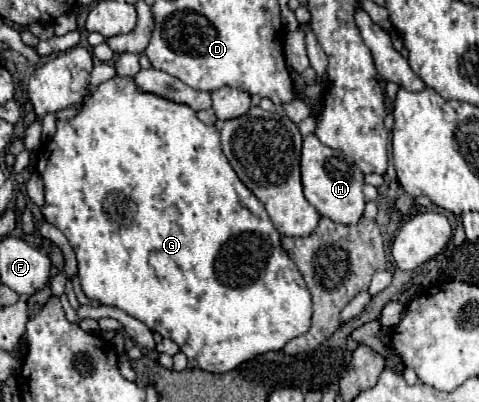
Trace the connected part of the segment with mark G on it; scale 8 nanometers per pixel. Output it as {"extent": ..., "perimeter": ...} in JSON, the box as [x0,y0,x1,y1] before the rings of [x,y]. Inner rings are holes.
{"extent":[36,76,312,372],"perimeter":[[[114,76],[108,82],[102,82],[96,90],[88,90],[74,118],[58,122],[56,134],[42,148],[36,172],[44,182],[44,220],[64,232],[64,236],[72,244],[78,258],[78,276],[84,294],[92,300],[98,300],[100,304],[124,310],[128,316],[144,322],[152,332],[160,332],[164,338],[174,340],[188,356],[190,366],[206,372],[230,372],[258,354],[282,350],[288,340],[304,334],[310,328],[312,298],[300,270],[282,250],[280,234],[272,226],[262,203],[242,184],[226,156],[222,154],[216,128],[200,122],[196,112],[192,112],[192,108],[188,108],[186,104],[172,104],[172,100],[152,96],[152,92],[140,92],[136,84],[132,84],[130,76]]]}

